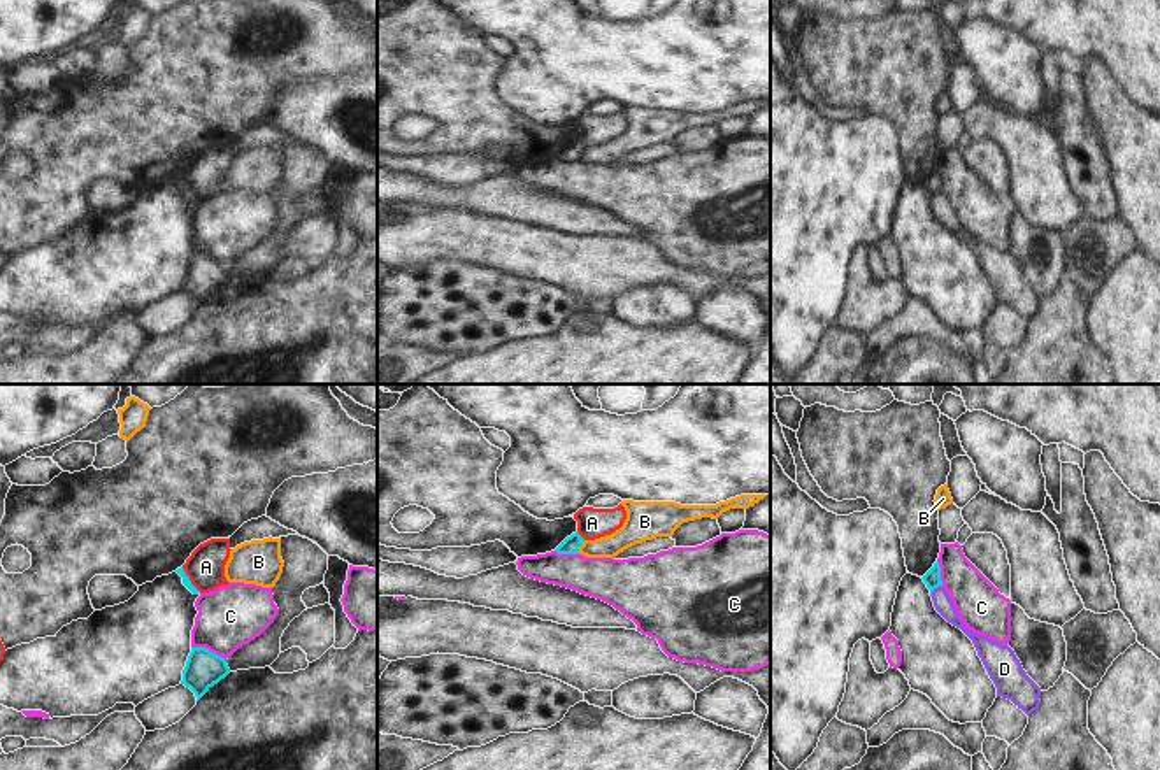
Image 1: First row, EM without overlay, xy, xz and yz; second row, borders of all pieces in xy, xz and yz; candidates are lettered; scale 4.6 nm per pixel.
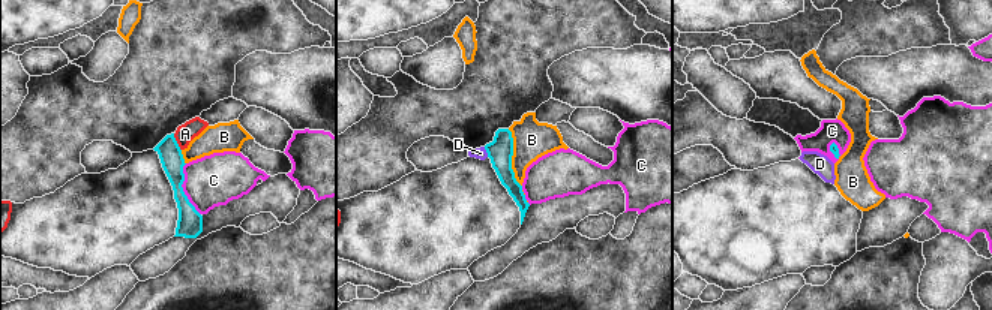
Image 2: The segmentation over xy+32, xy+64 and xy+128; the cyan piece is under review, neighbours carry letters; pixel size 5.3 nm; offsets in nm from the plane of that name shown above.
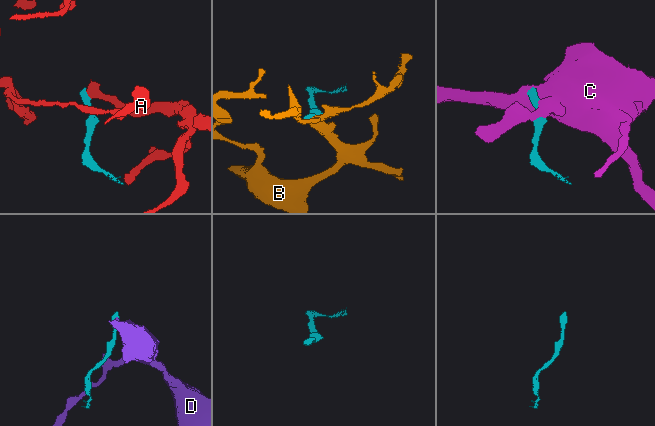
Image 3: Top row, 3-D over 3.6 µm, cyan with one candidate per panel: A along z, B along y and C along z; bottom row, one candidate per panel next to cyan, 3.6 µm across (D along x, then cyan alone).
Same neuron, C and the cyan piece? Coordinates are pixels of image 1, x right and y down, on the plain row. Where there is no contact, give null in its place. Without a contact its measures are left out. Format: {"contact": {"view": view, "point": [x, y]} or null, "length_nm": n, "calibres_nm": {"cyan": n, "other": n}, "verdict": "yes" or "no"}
{"contact": {"view": "xy", "point": [207, 256]}, "length_nm": 170, "calibres_nm": {"cyan": 170, "other": 280}, "verdict": "no"}

